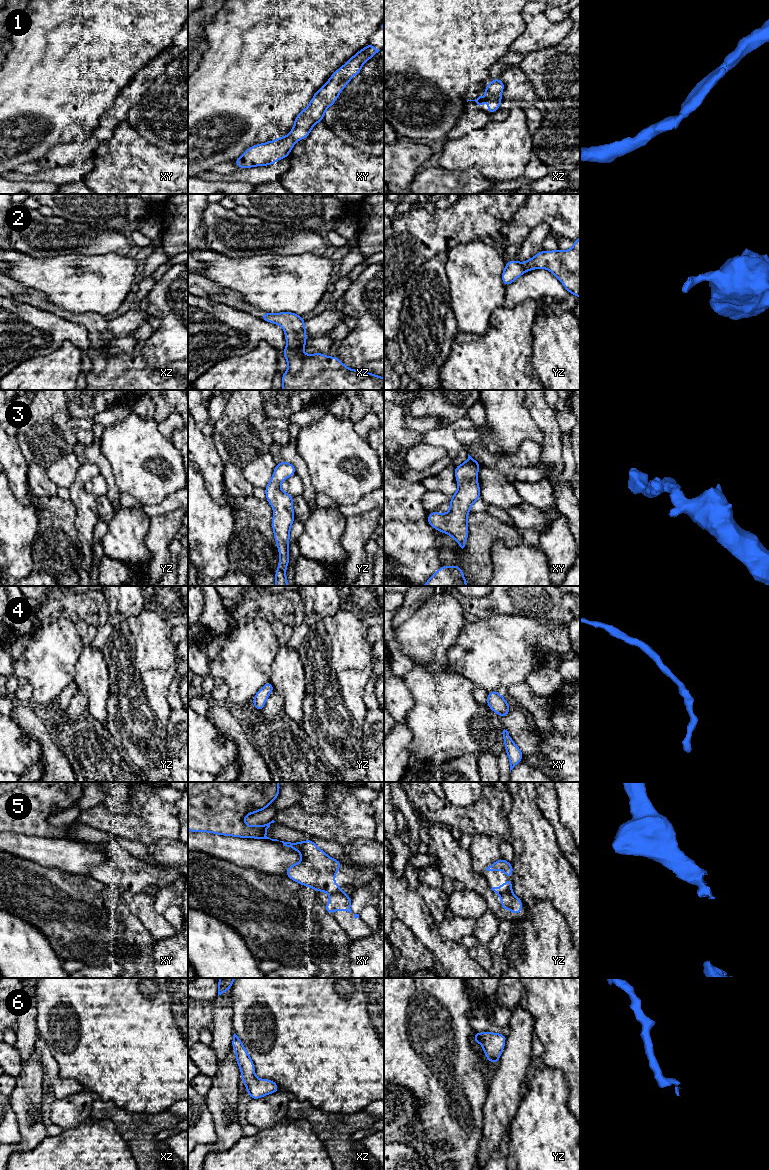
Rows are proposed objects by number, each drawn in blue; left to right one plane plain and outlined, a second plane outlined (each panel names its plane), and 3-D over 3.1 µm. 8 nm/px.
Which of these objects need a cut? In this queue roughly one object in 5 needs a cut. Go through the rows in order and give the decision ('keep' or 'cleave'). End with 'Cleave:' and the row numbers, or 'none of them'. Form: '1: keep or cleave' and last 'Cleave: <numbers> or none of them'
1: keep
2: keep
3: keep
4: keep
5: cleave
6: keep
Cleave: 5

